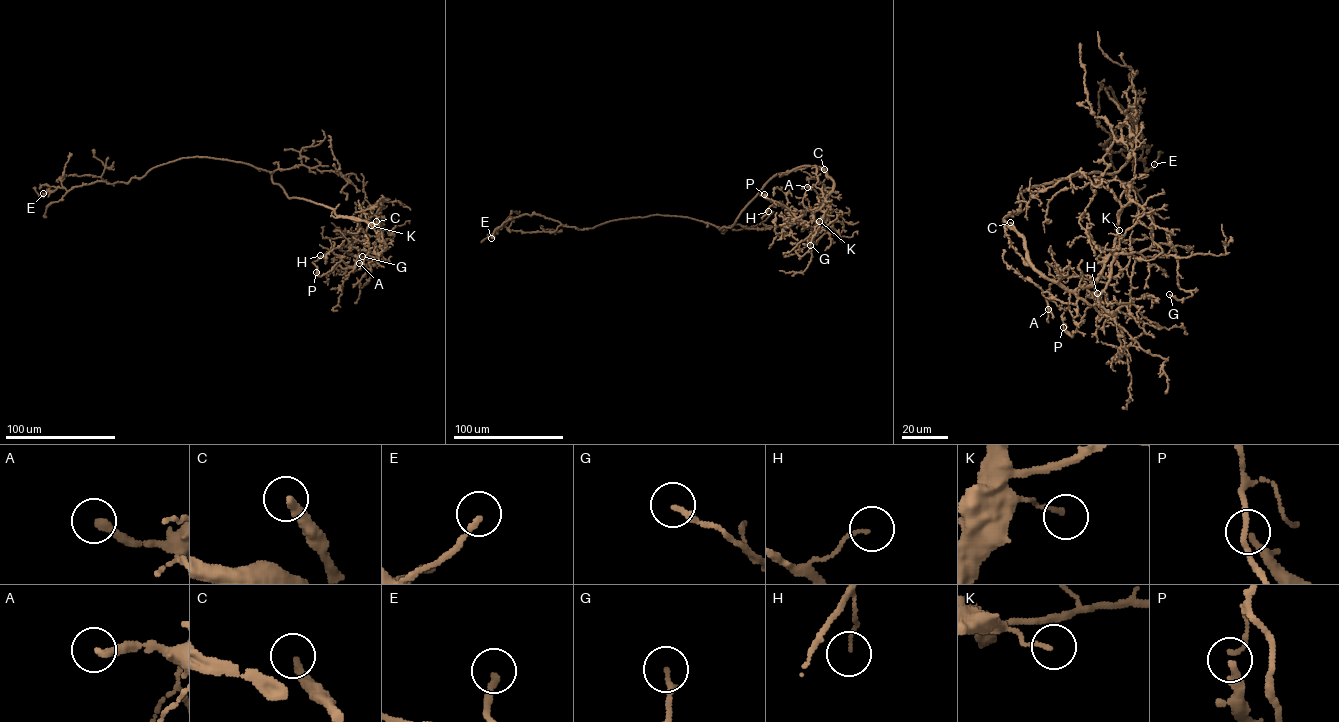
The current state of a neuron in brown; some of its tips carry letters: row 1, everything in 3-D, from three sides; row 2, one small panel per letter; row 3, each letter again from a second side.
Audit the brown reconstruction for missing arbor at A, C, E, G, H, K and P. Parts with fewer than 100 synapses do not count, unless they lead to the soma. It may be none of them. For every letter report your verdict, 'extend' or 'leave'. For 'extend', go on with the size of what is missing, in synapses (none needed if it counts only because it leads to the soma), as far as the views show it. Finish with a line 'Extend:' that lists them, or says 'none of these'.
A: leave
C: extend
E: leave
G: leave
H: leave
K: leave
P: leave
Extend: C

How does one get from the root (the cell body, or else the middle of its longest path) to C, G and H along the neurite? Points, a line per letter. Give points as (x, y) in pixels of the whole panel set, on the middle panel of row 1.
C: (734, 223), (740, 212), (776, 175), (803, 166), (826, 171), (824, 169)
G: (734, 223), (773, 176), (820, 167), (833, 182), (820, 208), (825, 225), (795, 251), (802, 256), (810, 245)
H: (734, 223), (779, 173), (815, 166), (833, 182), (828, 196), (801, 216), (779, 205), (771, 206), (768, 211)

